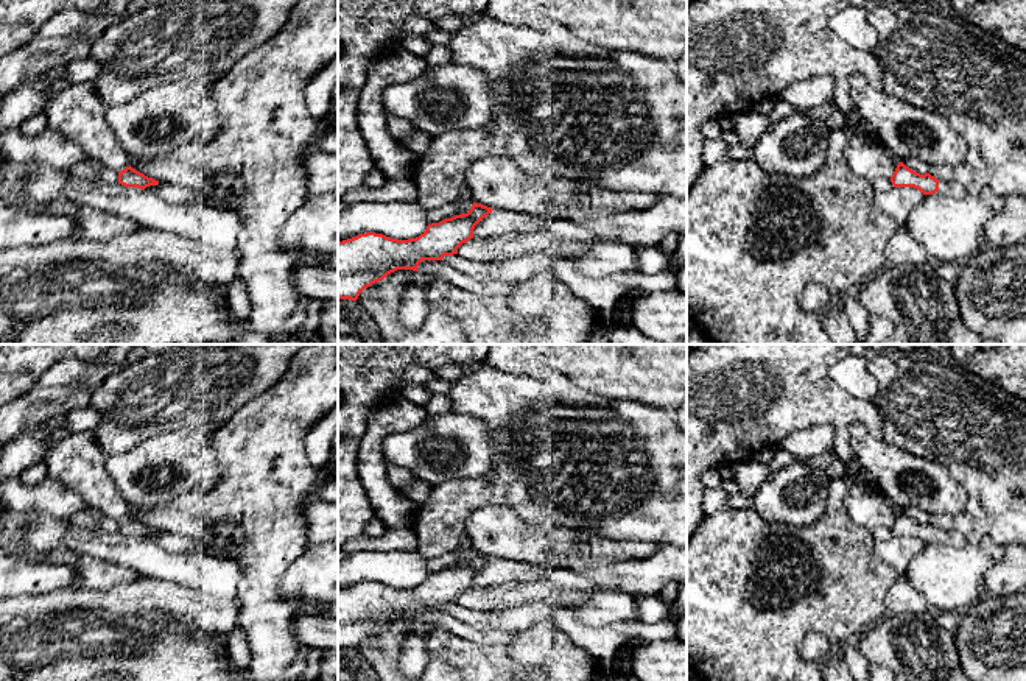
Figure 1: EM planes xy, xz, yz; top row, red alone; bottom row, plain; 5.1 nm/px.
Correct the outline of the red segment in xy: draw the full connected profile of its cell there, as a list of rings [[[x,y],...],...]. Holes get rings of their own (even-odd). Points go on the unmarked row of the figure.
[[[131,514],[118,520],[118,533],[125,536],[146,538],[149,535],[157,535],[159,530],[145,525],[143,522],[134,519]]]

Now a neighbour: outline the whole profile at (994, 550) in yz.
[[[989,535],[982,536],[979,545],[992,558],[992,563],[998,563],[1003,558],[1003,555],[1004,555],[1004,547],[996,544]]]

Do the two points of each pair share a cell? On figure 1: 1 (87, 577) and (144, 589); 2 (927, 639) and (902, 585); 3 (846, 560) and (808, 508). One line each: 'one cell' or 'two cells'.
1: two cells
2: two cells
3: two cells

